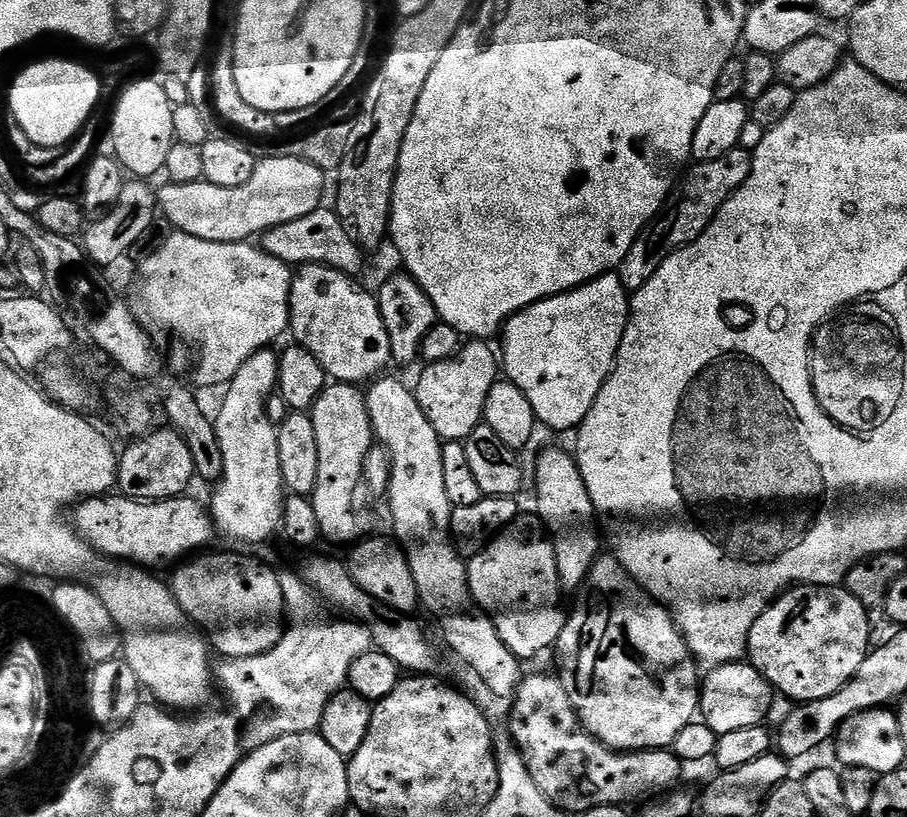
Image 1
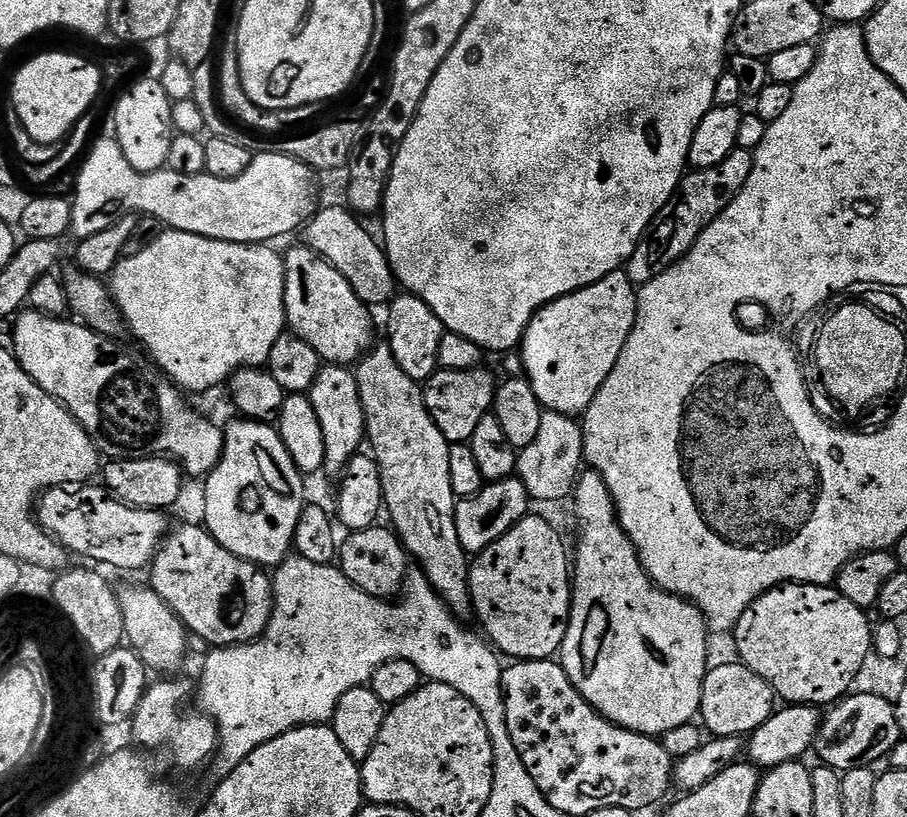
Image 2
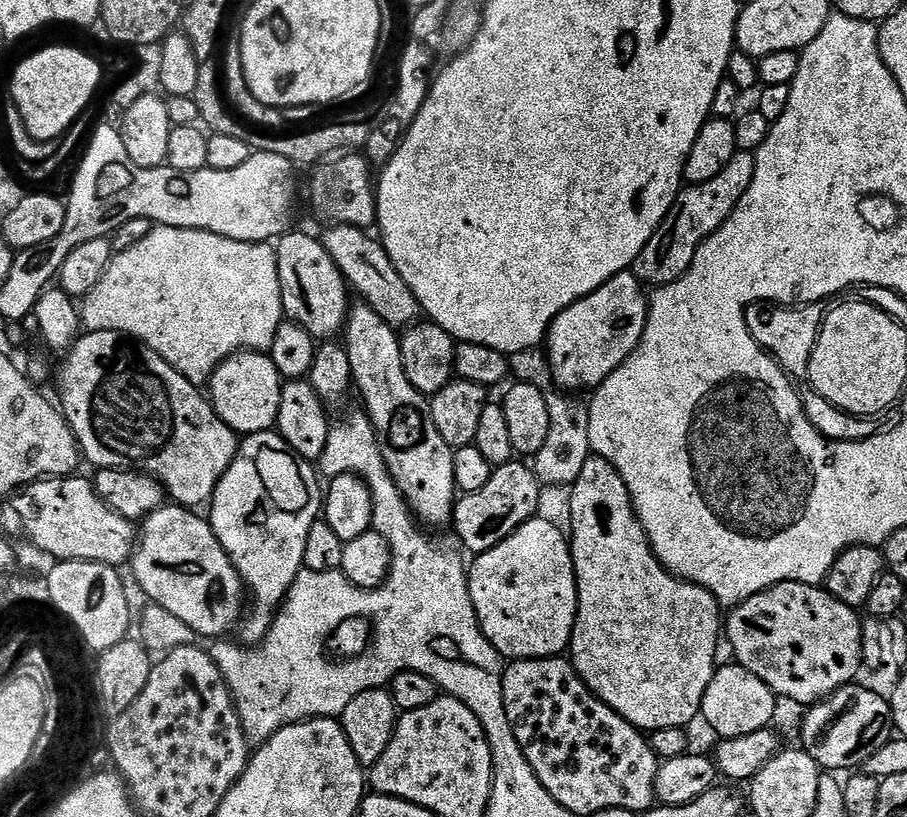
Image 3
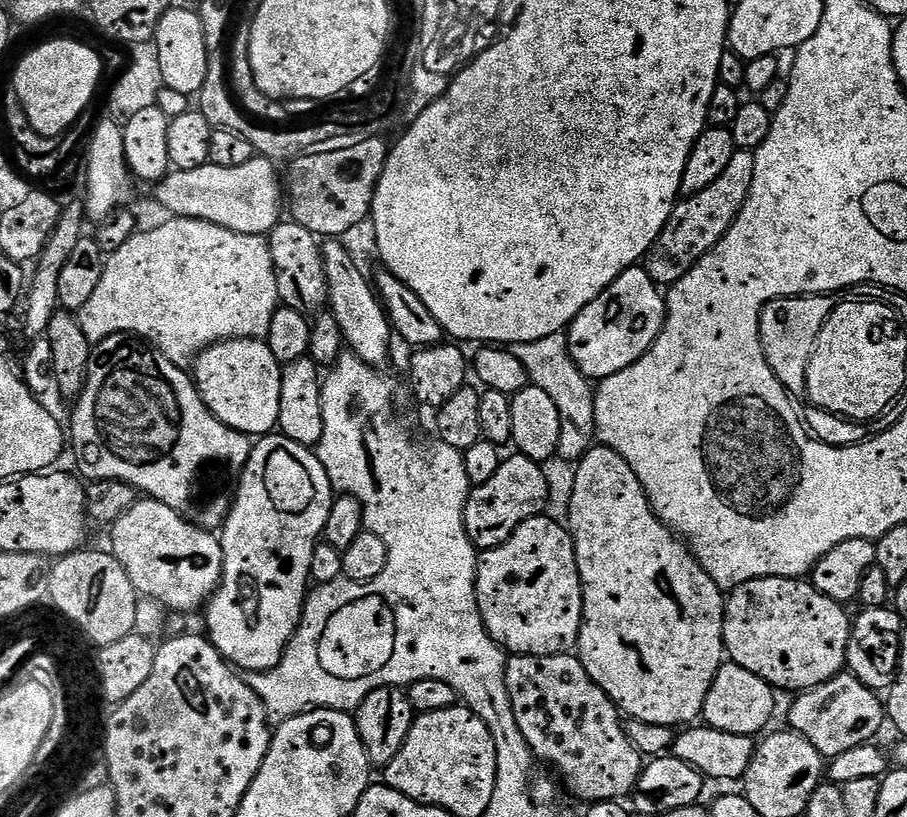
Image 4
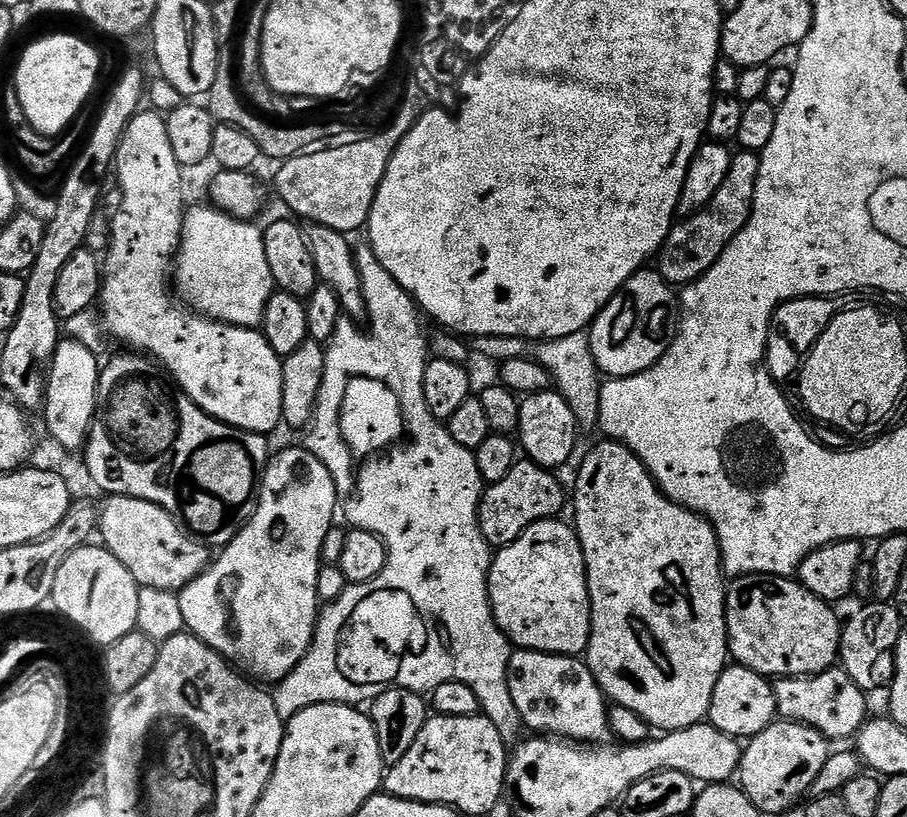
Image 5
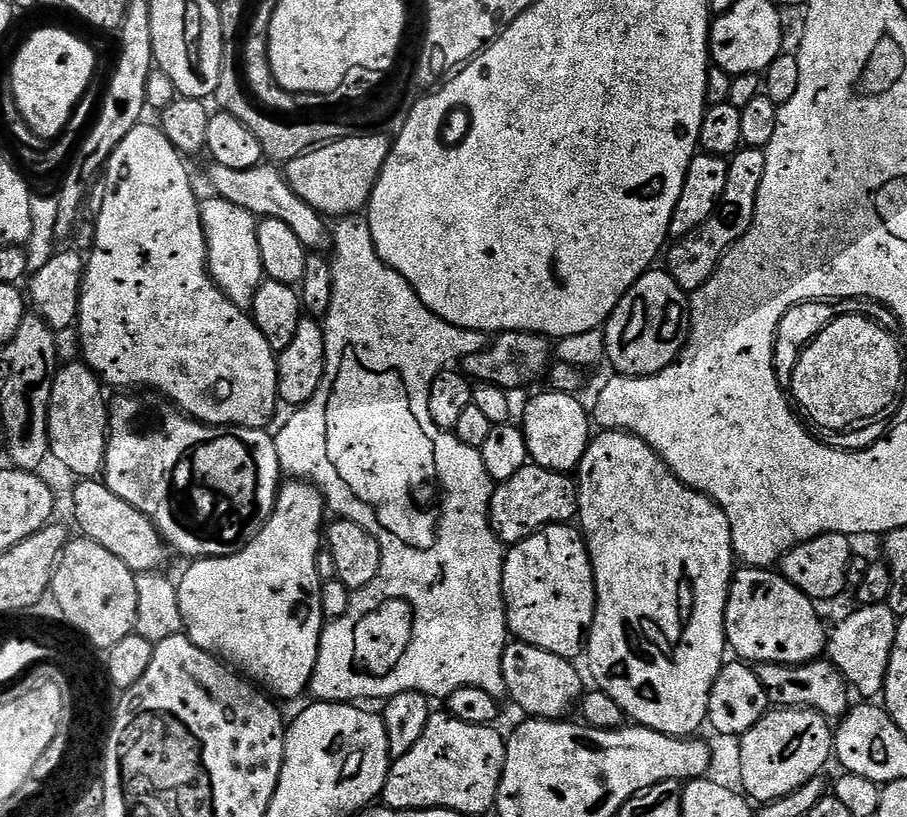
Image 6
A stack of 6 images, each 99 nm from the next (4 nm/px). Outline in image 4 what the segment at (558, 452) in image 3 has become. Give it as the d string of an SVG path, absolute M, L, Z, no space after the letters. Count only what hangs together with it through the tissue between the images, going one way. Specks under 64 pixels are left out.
M558 333L538 342L511 345L510 351L526 367L529 383L550 395L558 407L562 419L561 437L557 455L573 462L579 461L596 442L596 423L594 422L595 389L588 377L577 368L576 360L569 353L568 337Z

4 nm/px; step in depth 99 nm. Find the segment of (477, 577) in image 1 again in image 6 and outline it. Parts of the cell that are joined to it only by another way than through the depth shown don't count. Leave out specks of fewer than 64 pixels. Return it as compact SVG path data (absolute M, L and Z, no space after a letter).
M571 523L548 524L541 532L530 534L522 542L511 545L507 549L504 558L502 590L504 591L504 608L508 611L508 630L517 641L529 644L530 646L538 646L542 650L550 650L550 654L558 654L562 658L571 661L577 659L576 655L579 652L581 655L585 651L588 630L592 627L592 619L596 613L596 583L594 582L594 574L592 573L588 543L585 542L584 533L580 531L579 527L573 526Z

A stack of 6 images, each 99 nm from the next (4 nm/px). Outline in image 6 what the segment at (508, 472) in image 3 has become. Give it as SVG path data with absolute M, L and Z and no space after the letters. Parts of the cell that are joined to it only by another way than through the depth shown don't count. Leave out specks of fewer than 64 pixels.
M529 462L522 470L518 470L518 474L514 474L514 478L506 478L495 485L488 517L492 519L492 529L496 532L500 543L511 546L522 542L530 534L541 532L548 524L566 524L575 521L579 510L580 490L577 481L571 475L546 470Z

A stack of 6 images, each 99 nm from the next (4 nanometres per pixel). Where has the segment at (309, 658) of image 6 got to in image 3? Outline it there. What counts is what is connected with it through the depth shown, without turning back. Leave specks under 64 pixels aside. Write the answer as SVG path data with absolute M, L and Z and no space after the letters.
M250 432L239 441L234 462L212 495L210 523L250 597L250 607L238 625L239 639L245 645L259 645L289 586L300 577L306 538L310 526L321 519L324 494L317 465L298 455L279 432Z

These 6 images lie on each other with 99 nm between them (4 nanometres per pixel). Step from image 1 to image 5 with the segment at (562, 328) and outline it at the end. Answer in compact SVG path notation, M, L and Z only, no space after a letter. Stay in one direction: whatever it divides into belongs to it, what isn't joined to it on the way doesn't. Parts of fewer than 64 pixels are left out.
M648 271L632 275L587 329L594 362L605 377L633 376L650 370L666 354L680 329L680 301L673 285L663 280L659 271Z

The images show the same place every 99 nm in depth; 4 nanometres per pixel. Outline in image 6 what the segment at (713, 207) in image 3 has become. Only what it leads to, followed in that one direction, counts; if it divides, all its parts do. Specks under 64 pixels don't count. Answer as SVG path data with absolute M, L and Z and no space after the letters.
M741 147L728 160L726 190L722 190L722 198L714 214L710 214L702 226L679 237L667 249L666 271L672 275L674 282L678 282L681 290L689 294L698 291L712 277L722 258L739 242L742 234L750 230L754 222L754 206L758 202L758 186L762 186L762 174L766 174L766 158L762 148Z

